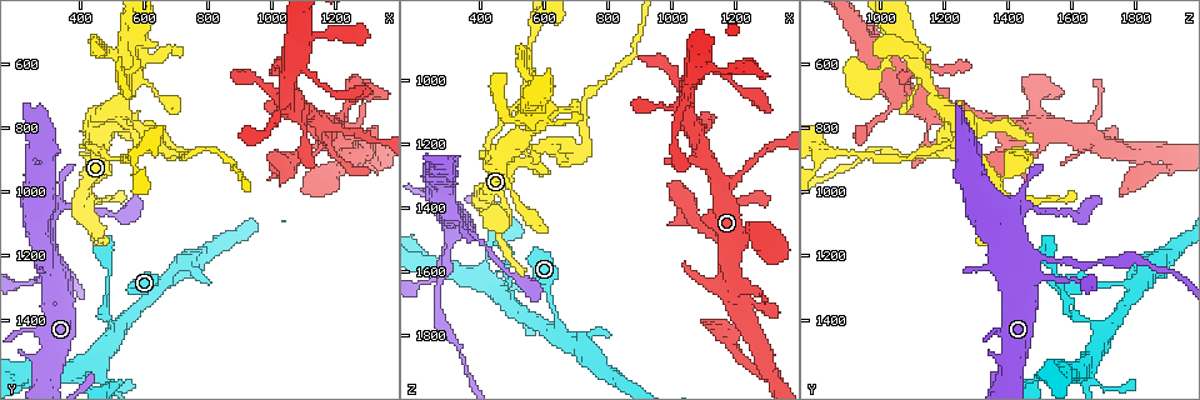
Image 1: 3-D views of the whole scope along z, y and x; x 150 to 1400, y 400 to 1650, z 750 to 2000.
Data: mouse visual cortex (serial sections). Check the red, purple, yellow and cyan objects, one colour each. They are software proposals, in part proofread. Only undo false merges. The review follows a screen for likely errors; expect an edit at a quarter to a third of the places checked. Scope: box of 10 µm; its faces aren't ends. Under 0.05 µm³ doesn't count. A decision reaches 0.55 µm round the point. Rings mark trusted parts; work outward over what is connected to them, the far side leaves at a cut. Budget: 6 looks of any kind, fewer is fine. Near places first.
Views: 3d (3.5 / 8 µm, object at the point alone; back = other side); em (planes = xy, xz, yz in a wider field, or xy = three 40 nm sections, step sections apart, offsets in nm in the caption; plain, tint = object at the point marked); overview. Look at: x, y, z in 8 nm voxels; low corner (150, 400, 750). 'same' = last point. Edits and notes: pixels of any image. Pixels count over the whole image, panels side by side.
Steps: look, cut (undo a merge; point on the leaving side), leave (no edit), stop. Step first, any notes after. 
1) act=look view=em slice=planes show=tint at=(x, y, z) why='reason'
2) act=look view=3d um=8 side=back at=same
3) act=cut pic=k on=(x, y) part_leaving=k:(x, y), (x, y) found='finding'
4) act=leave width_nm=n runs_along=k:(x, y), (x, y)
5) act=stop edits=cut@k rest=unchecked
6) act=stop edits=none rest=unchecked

act=look view=3d um=3.5 at=(330, 1060, 1420) why='branch point'

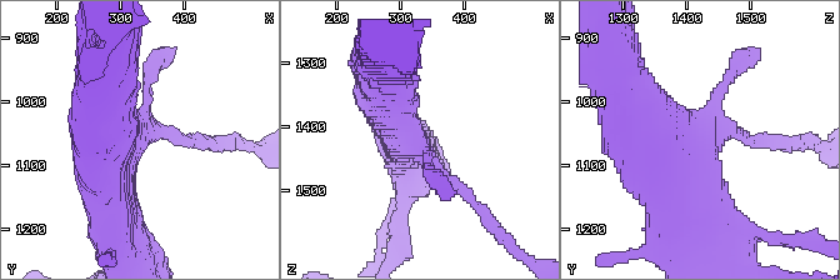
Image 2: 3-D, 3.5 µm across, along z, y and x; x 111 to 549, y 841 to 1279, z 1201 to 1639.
act=look view=em slice=xy step=2 show=plain at=(330, 1050, 1430)

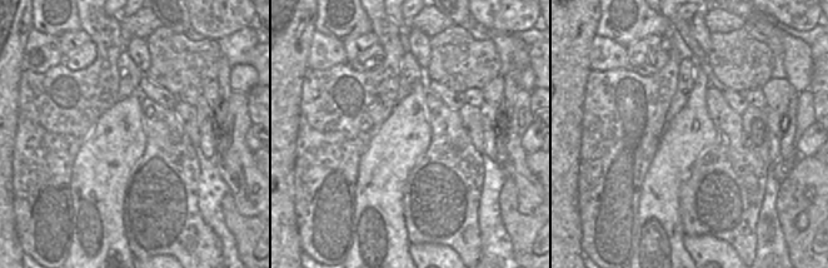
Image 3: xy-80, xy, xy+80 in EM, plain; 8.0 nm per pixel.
act=look view=em slice=xy step=2 show=tint at=same

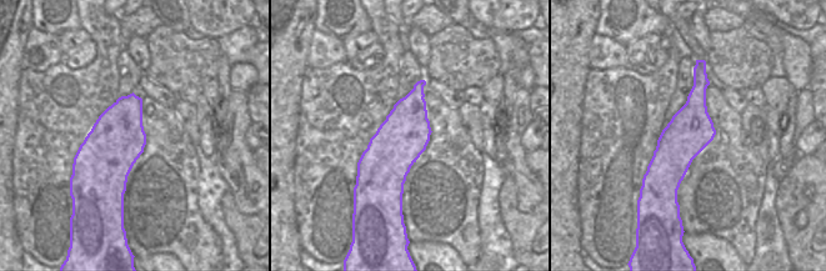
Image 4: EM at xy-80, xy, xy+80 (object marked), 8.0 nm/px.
act=leave runs_along=2:(119, 210), (138, 134), (195, 141) found='all the same cell'

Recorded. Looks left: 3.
act=look view=3d um=3.5 at=(510, 750, 1200) why='two arms in line, one across'

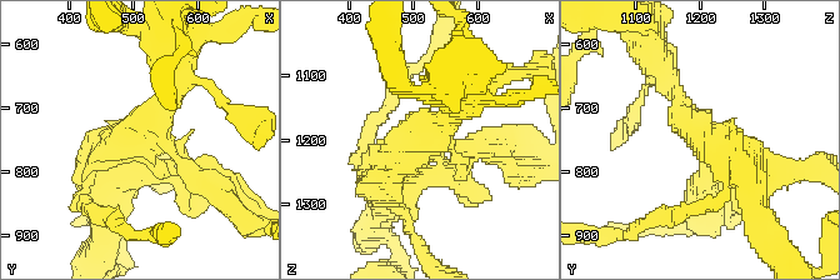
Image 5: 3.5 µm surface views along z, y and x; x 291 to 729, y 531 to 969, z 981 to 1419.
act=look view=em slice=xy step=1 show=plain at=(510, 745, 1210) why='shape alone is not enough'

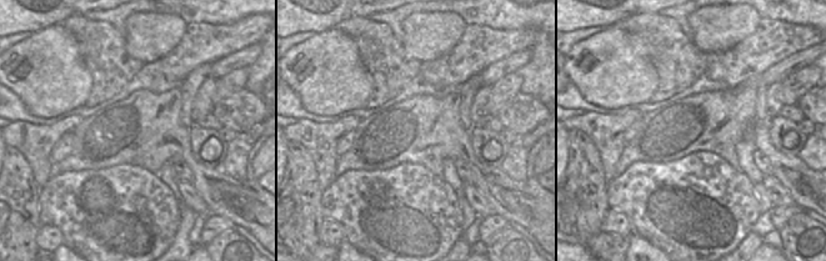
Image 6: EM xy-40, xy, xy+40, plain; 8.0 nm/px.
act=look view=em slice=xy step=1 show=tint at=same why='where the object lies'

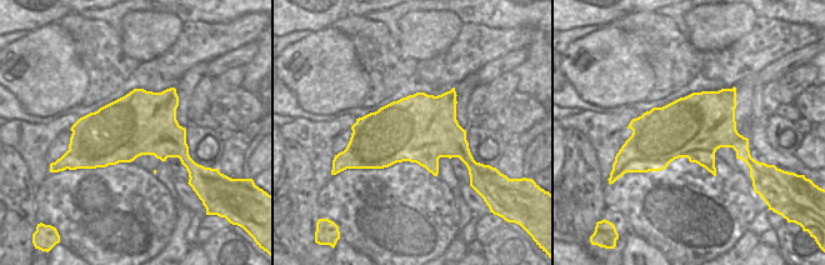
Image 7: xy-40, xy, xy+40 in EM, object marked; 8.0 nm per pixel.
act=leave runs_along=5:(749, 179), (666, 75) found='one cell here'

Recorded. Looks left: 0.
act=stop edits=none rest=unchecked

